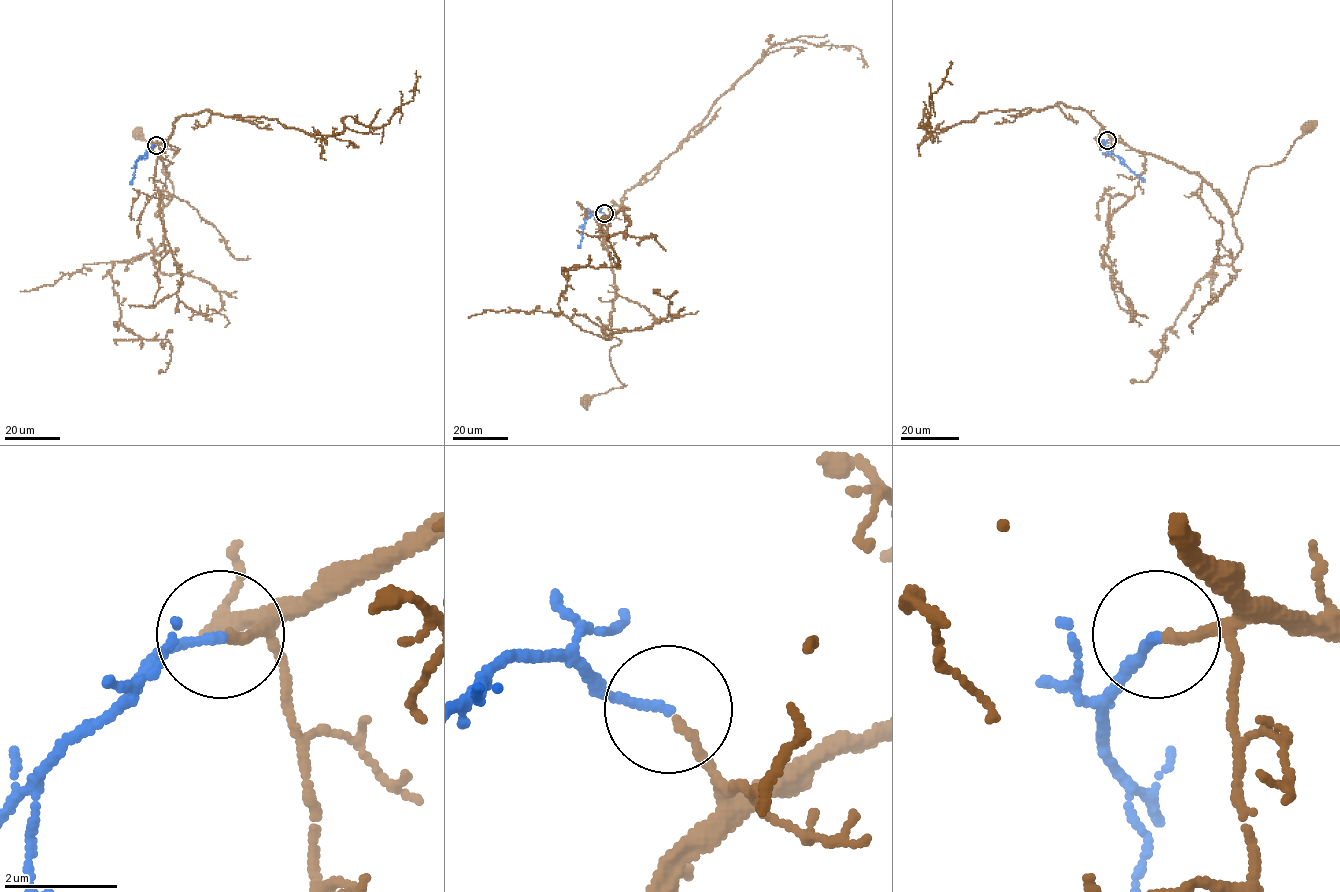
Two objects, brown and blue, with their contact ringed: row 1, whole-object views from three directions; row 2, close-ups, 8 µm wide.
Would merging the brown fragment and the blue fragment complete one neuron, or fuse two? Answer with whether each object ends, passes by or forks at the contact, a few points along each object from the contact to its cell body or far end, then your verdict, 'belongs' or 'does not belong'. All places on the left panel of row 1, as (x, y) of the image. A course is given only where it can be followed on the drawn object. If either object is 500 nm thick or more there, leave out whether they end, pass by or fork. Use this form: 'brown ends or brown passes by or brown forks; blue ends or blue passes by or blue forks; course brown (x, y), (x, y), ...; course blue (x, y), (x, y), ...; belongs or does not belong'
brown ends; blue ends; course brown (156, 145), (153, 151), (168, 174), (157, 215), (173, 193), (161, 169), (177, 152), (136, 133); course blue (156, 145), (137, 160), (130, 183); belongs

